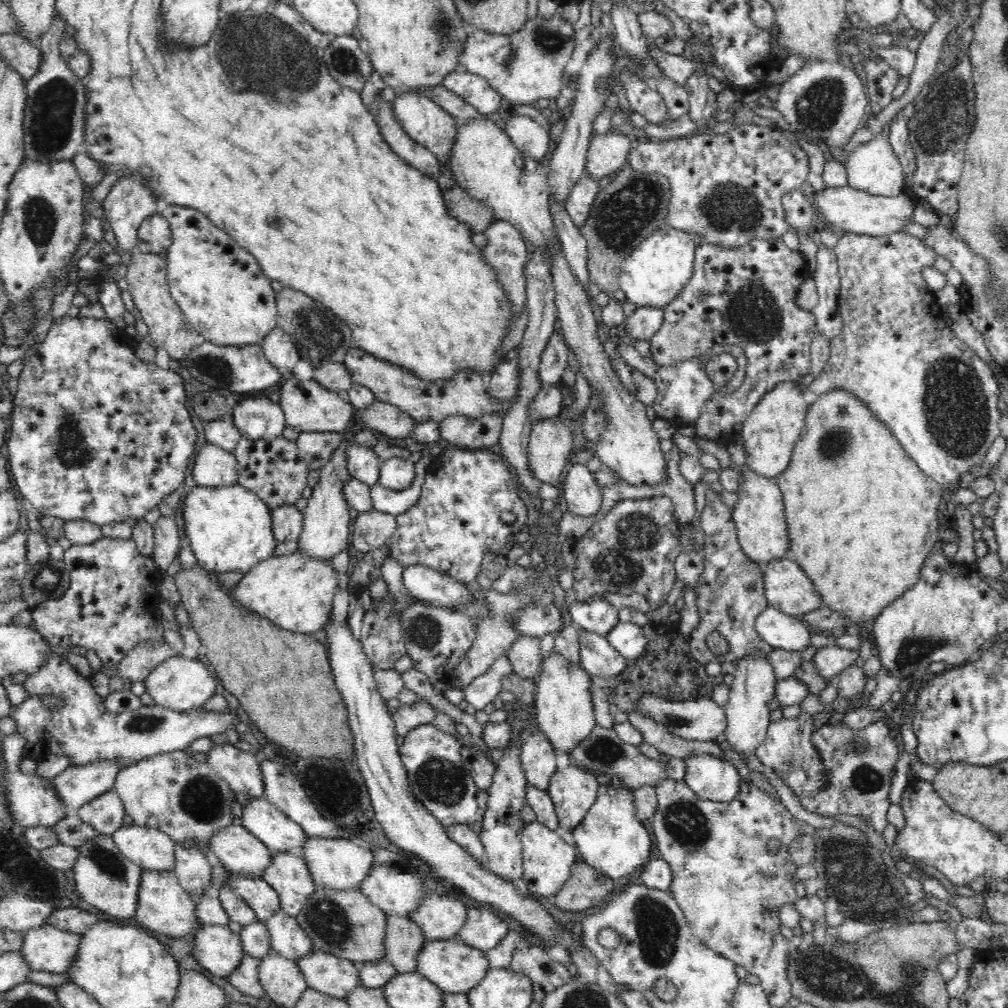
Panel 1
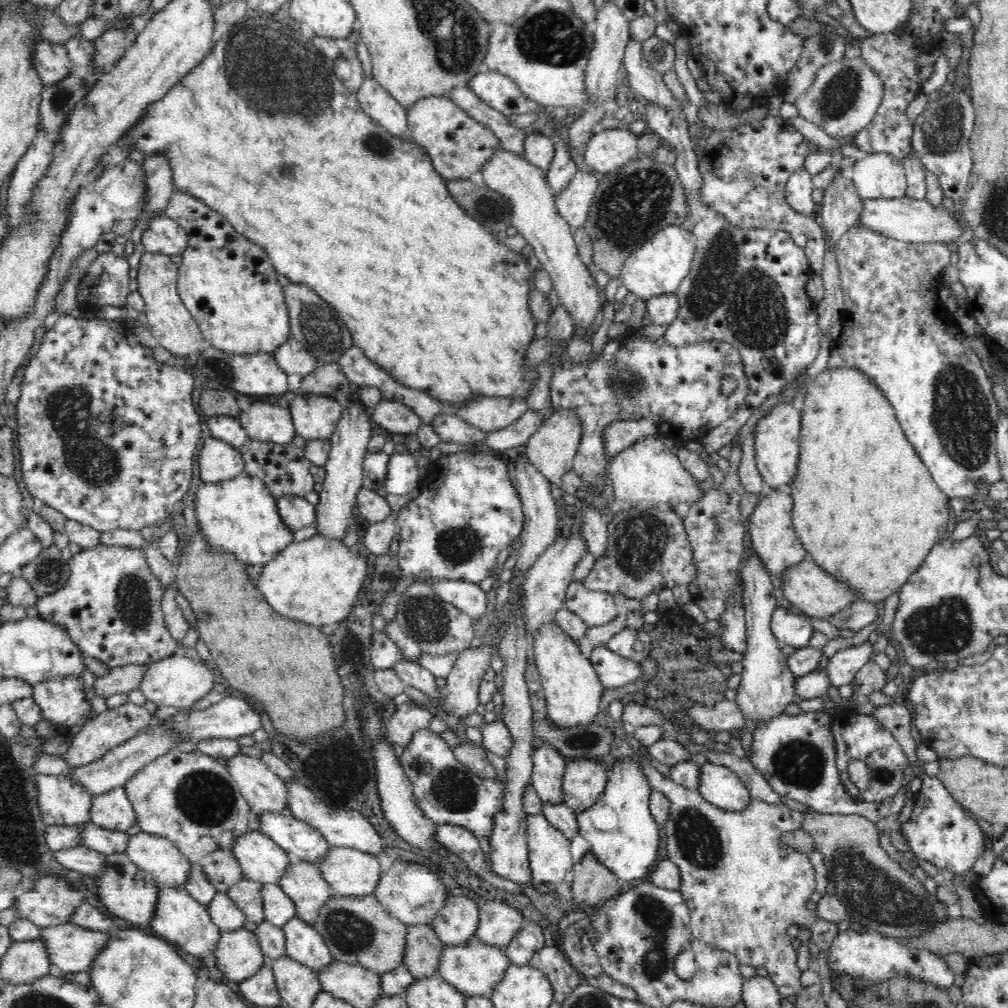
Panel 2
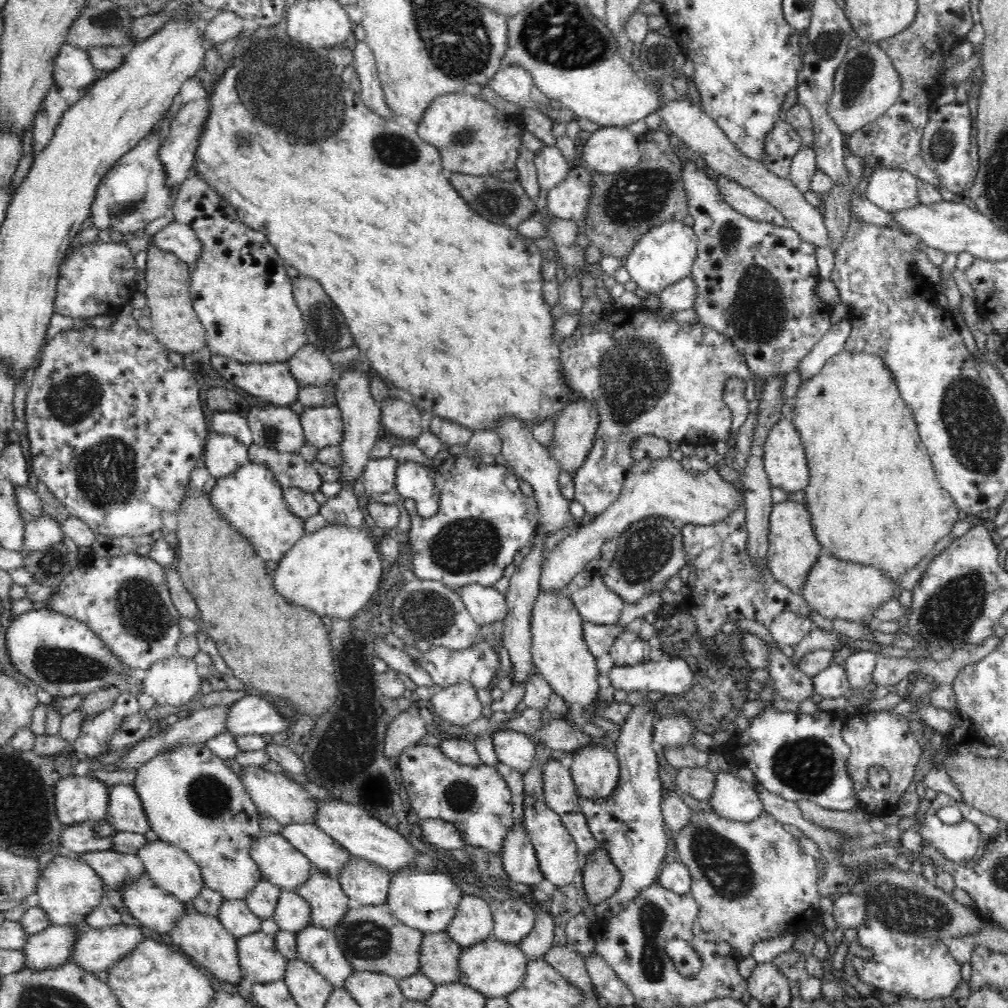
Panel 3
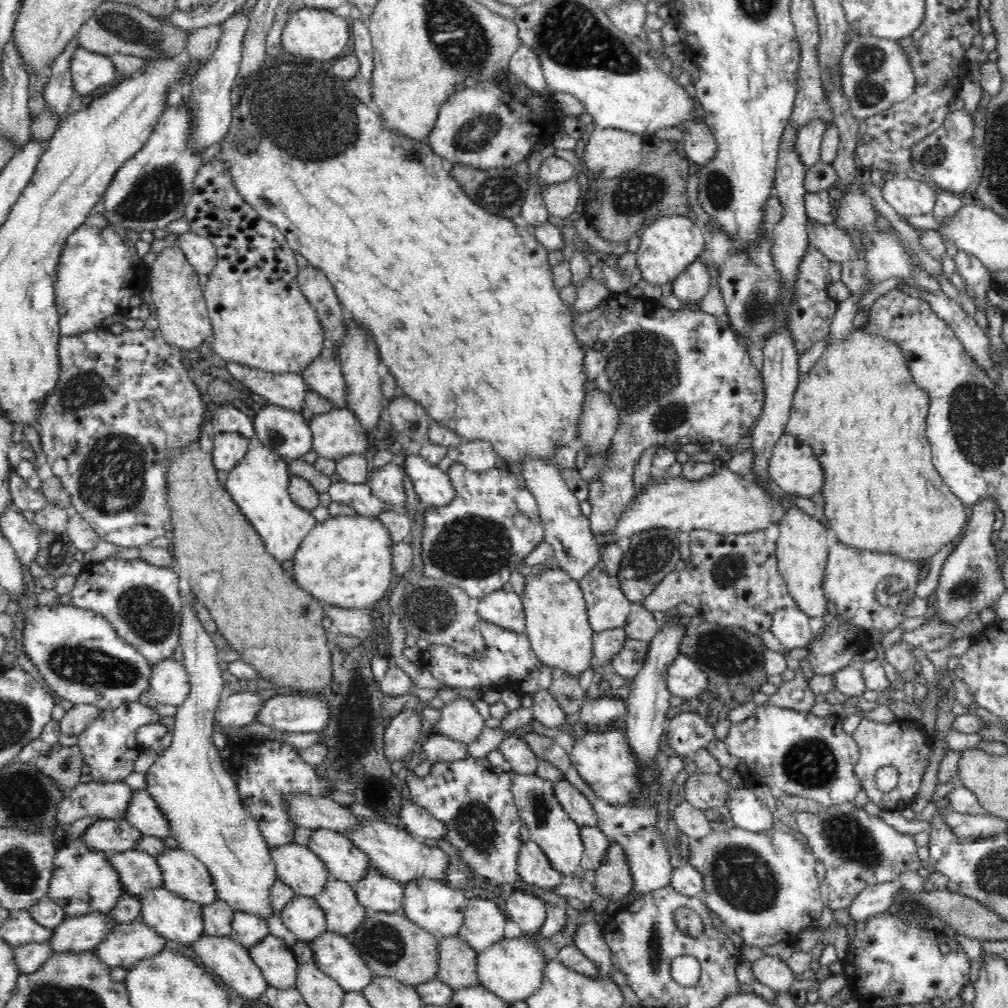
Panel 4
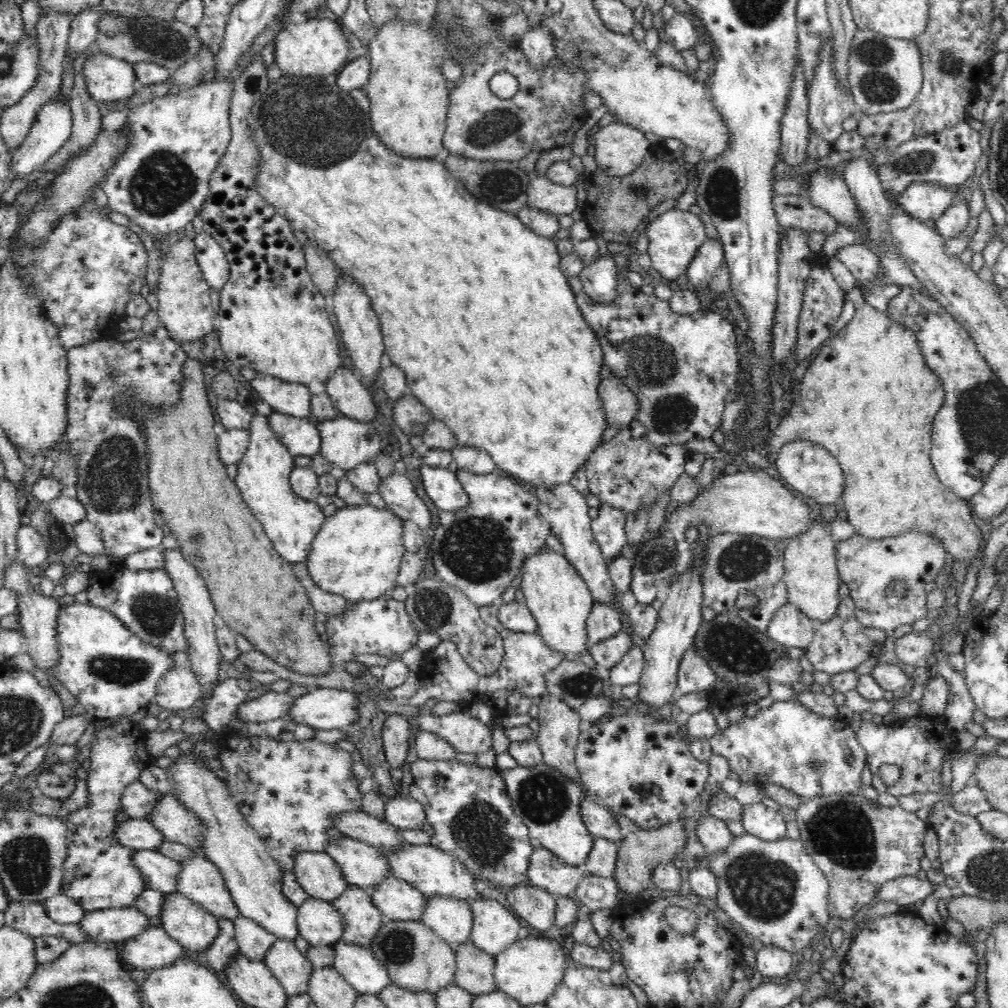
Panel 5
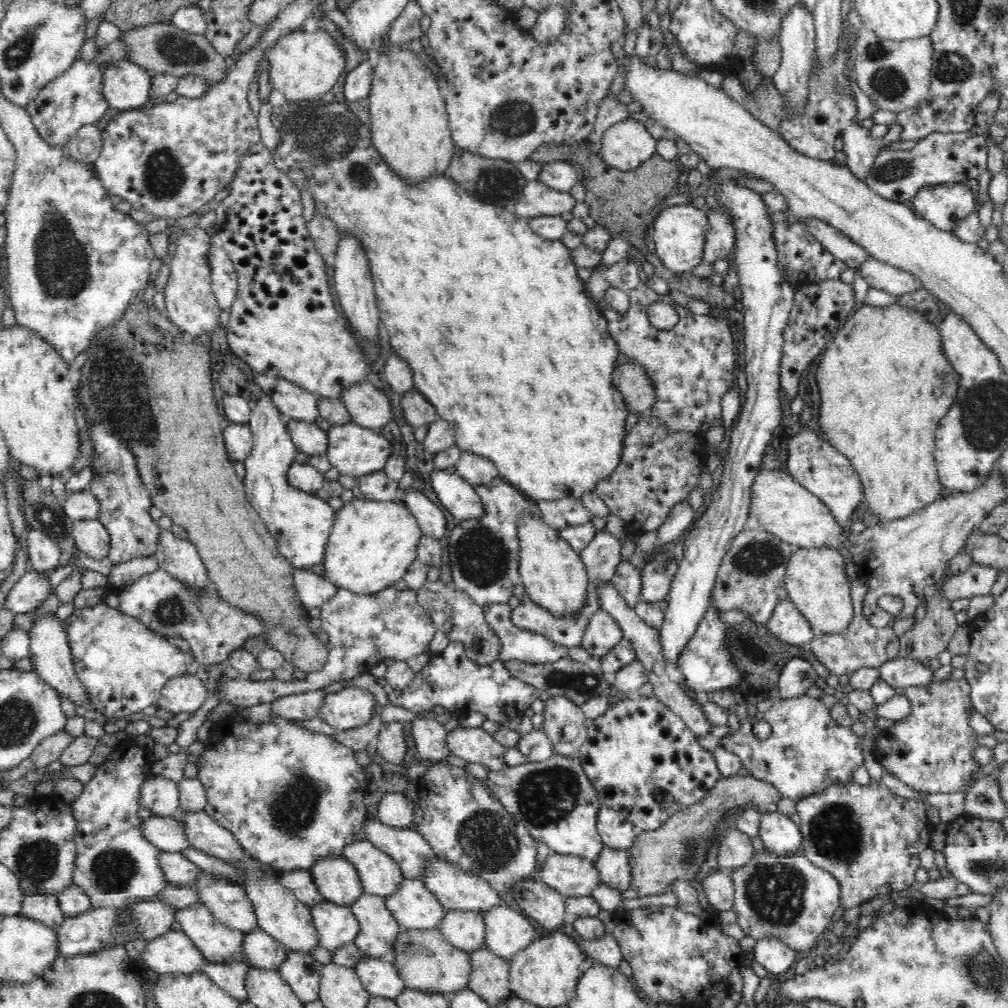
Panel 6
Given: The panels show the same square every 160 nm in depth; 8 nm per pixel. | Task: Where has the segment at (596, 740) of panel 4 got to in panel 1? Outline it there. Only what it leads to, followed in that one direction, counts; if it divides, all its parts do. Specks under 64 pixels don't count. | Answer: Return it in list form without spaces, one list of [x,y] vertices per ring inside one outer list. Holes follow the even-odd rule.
[[[570,766],[557,771],[546,791],[554,803],[558,826],[562,830],[574,830],[596,802],[599,790],[597,778],[584,768]]]

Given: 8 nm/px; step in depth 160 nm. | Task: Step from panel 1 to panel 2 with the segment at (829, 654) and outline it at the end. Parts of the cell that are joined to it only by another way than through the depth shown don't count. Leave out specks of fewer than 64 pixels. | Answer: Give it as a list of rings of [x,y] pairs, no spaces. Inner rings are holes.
[[[868,641],[862,645],[838,650],[824,668],[831,685],[836,688],[850,685],[856,672],[870,661],[870,654],[872,655],[872,644]]]

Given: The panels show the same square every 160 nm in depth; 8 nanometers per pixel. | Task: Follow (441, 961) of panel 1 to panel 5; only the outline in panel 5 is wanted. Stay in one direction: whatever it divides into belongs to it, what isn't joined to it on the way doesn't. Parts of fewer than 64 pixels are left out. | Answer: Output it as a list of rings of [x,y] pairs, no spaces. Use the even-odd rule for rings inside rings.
[[[527,936],[516,939],[494,957],[494,983],[496,988],[521,1005],[544,1003],[556,990],[560,978],[564,978],[566,962],[560,945],[554,939]]]

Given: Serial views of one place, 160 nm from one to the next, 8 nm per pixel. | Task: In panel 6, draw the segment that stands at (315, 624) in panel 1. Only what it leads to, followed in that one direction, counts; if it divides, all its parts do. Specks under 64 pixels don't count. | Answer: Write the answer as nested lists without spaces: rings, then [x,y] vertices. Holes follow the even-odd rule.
[[[353,498],[335,512],[324,548],[323,577],[338,588],[356,594],[376,594],[398,582],[414,560],[423,532],[418,521],[398,501],[380,502]]]

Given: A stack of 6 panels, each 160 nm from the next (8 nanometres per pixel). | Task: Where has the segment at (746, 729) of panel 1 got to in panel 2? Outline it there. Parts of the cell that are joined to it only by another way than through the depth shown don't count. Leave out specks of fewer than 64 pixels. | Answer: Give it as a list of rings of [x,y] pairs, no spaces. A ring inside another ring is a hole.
[[[750,554],[748,562],[742,564],[743,605],[747,628],[747,648],[742,662],[740,685],[735,690],[734,702],[748,720],[750,730],[766,726],[767,722],[784,713],[788,704],[793,703],[795,695],[795,677],[787,666],[787,651],[773,636],[770,627],[770,616],[776,610],[776,594],[770,579],[770,572],[764,567],[758,555]]]

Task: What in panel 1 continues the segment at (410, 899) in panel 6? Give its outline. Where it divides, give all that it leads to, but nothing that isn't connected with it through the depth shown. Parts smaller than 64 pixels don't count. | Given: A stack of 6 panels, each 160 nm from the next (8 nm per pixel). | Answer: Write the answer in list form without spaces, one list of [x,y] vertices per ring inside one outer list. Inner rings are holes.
[[[306,836],[302,844],[302,859],[307,862],[308,871],[312,875],[315,888],[334,888],[336,890],[356,889],[362,880],[370,874],[372,865],[376,862],[371,849],[365,850],[349,838],[320,838]]]

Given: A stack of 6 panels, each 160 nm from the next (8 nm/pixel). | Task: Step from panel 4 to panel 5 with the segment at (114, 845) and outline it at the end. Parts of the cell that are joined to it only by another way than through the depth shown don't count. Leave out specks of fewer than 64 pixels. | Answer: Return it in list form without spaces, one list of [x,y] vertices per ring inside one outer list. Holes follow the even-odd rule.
[[[127,819],[114,828],[114,839],[120,845],[135,850],[154,850],[162,840],[162,833],[148,819]]]

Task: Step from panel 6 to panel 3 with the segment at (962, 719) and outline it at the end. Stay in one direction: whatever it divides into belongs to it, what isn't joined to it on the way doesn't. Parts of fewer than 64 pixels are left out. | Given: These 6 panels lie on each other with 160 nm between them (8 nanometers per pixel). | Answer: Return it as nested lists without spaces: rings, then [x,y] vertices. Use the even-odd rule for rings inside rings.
[[[863,711],[842,722],[842,738],[850,747],[850,756],[847,761],[848,773],[858,804],[866,813],[875,816],[890,816],[898,808],[898,801],[908,790],[914,769],[923,752],[918,745],[914,734],[910,731],[909,715],[895,714],[895,712]],[[872,766],[882,766],[890,776],[890,782],[884,790],[874,790],[868,785],[868,772]]]

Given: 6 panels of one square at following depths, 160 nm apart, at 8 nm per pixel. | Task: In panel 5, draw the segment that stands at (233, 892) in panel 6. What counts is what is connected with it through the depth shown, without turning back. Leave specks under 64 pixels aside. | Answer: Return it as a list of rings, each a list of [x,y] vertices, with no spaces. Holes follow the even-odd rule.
[[[190,856],[180,863],[176,890],[186,898],[201,904],[214,917],[233,921],[239,916],[236,903],[218,867],[206,858]]]

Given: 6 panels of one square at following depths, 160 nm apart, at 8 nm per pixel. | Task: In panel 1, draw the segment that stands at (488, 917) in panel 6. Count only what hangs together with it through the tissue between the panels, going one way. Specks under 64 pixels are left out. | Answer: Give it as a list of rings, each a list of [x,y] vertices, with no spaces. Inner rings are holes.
[[[430,889],[424,892],[419,908],[408,918],[420,927],[424,938],[448,940],[454,938],[456,932],[464,926],[468,907],[467,903],[459,899],[447,898],[441,890]]]

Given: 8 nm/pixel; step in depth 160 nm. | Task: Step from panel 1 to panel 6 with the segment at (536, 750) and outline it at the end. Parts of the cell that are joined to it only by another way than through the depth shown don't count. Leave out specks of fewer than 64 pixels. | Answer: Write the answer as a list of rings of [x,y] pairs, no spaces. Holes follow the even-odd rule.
[[[606,805],[598,808],[596,828],[605,846],[625,851],[634,844],[637,833],[635,826],[622,813]]]

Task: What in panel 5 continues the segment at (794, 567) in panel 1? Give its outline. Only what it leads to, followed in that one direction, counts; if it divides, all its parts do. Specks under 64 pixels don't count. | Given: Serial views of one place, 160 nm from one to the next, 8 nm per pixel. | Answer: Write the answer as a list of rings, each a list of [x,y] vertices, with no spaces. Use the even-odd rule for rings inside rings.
[[[916,531],[876,540],[854,533],[836,544],[835,553],[838,577],[849,588],[858,622],[887,633],[926,616],[924,586],[933,582],[951,559],[934,537]]]

